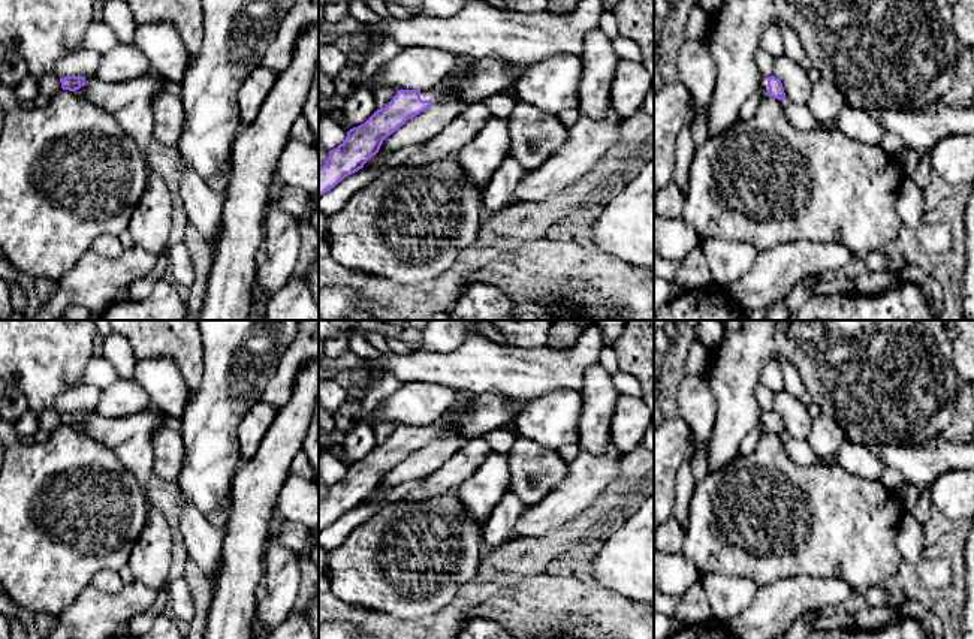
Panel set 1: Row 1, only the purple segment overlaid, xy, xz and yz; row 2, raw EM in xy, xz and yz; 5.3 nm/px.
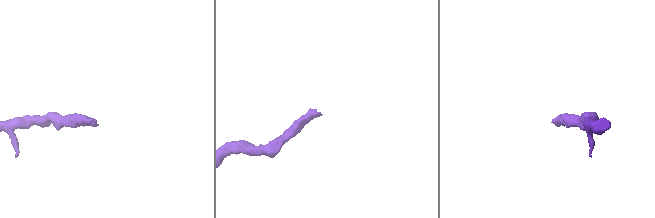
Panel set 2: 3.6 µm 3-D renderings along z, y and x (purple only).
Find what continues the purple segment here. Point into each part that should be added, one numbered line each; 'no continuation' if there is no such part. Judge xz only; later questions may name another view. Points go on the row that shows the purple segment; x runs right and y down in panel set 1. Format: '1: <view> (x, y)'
1: xz (488, 77)

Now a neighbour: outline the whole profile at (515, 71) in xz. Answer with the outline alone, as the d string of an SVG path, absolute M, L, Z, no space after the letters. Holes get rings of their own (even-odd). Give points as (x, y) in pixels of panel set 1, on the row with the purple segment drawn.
M509 64L510 84L504 90L504 93L515 97L515 84L521 78L521 75L525 72L525 69L527 69L527 66L524 66L524 64Z

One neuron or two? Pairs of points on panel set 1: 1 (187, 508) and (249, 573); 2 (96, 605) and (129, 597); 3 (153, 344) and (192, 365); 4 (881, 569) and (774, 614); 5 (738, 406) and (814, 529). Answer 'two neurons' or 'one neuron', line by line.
1: two neurons
2: one neuron
3: one neuron
4: two neurons
5: two neurons

